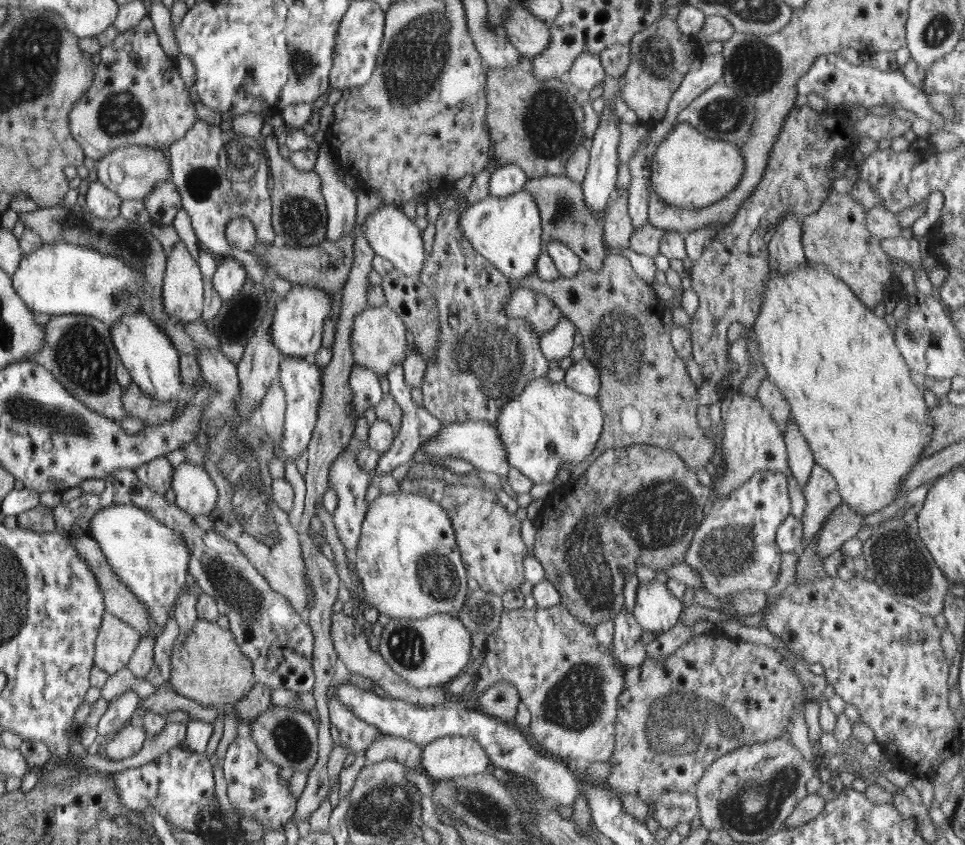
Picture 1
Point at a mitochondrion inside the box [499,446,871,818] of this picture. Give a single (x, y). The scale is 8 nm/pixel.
(683, 724)

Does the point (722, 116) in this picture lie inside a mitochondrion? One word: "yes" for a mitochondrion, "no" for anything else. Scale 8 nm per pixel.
yes

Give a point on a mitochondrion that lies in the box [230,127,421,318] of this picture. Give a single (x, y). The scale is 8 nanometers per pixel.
(300, 218)

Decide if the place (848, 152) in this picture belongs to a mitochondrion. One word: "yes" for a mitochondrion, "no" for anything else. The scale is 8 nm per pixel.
no

